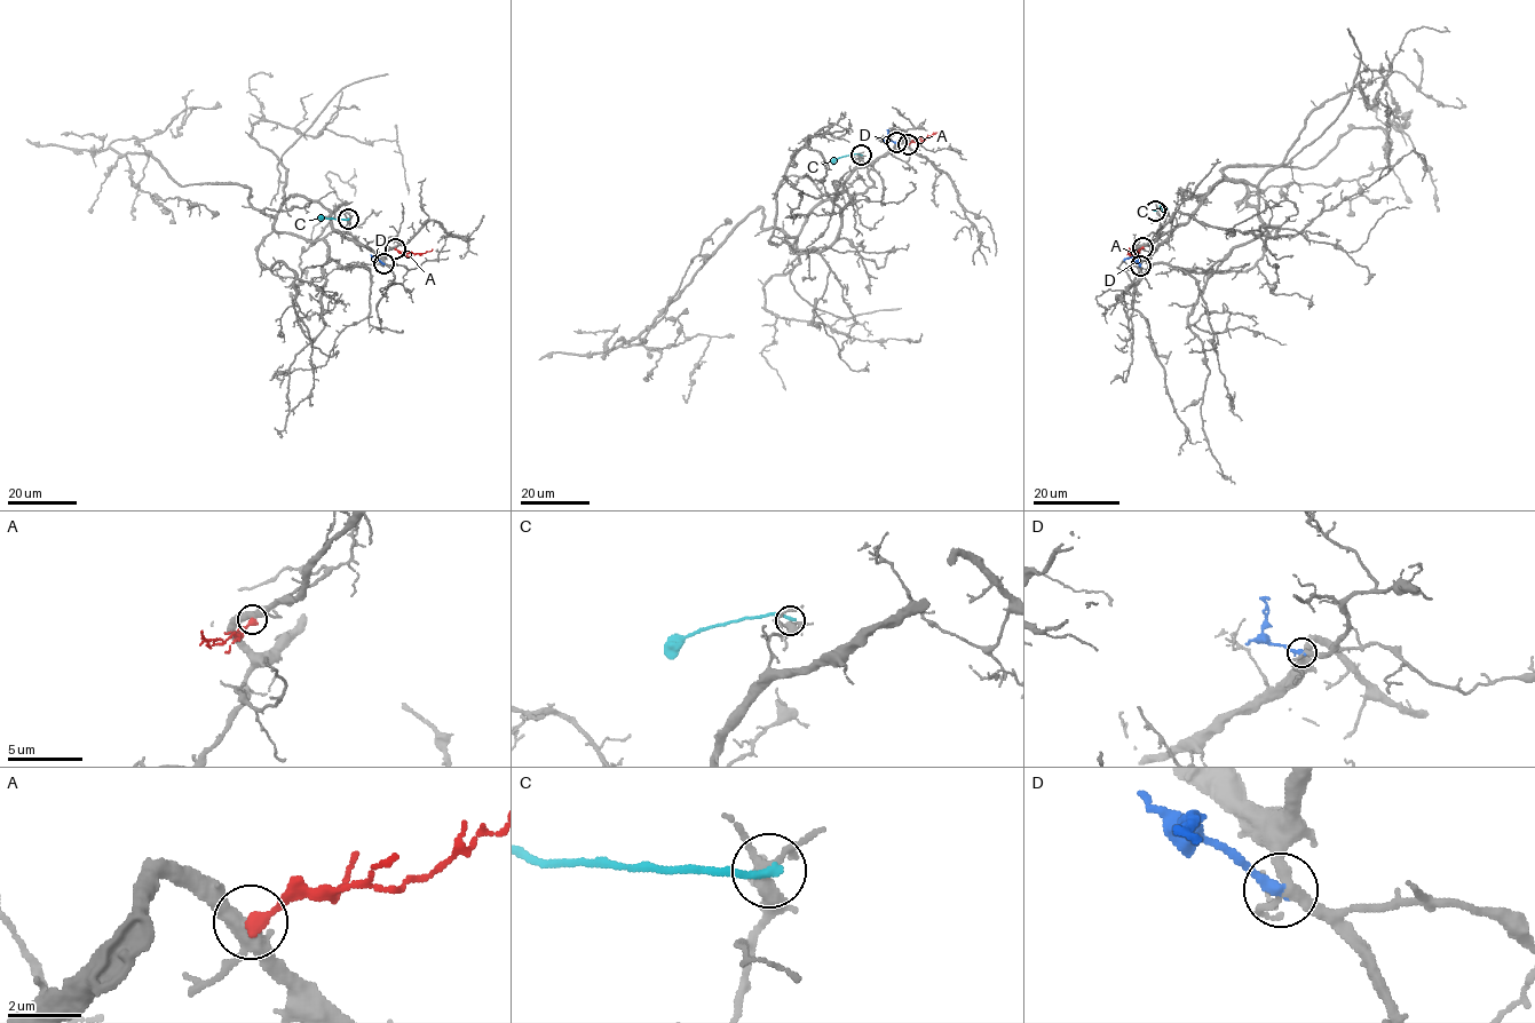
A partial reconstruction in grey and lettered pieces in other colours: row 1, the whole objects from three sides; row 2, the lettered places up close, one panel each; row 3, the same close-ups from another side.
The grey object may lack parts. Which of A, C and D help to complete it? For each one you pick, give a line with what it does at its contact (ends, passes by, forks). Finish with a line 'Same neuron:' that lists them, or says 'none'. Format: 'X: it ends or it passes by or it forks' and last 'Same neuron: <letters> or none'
Same neuron: none

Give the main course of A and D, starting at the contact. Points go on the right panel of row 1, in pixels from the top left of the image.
A: (1141, 247), (1138, 253), (1128, 253), (1129, 247)
D: (1139, 266), (1137, 259), (1123, 259)

